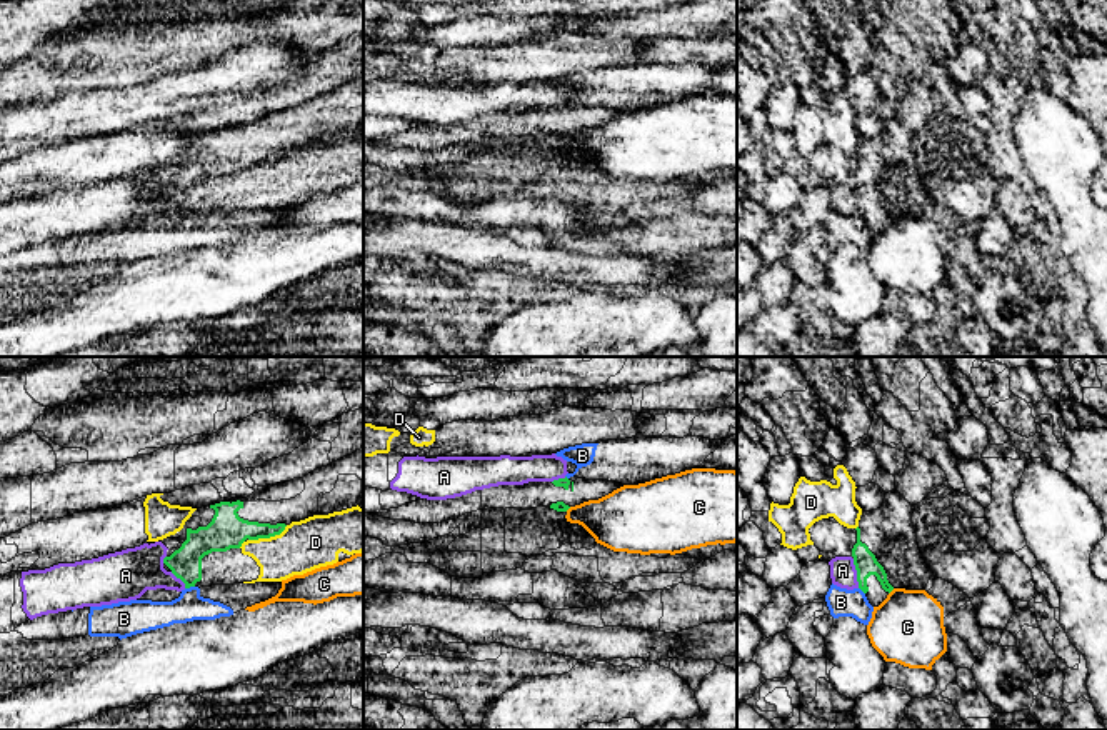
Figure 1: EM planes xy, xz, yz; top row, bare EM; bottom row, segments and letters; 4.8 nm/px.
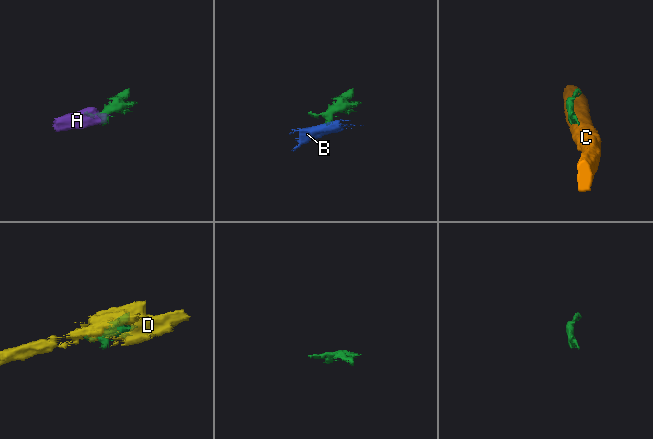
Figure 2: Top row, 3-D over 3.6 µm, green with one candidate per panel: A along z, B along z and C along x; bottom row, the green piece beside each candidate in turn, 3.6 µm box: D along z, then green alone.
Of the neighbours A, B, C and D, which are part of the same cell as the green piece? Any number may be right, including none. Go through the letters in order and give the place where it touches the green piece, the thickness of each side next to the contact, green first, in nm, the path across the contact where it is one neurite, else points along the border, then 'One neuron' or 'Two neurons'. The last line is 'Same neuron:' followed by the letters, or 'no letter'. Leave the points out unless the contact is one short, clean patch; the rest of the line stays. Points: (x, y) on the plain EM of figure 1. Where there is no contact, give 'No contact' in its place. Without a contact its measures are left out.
A: Touches green at yz (857, 200). Thickness 110 nm (green) against 130 nm. Boundary: yz (852, 185), (859, 214). Two neurons
B: Touches green at xy (189, 214). Thickness 160 nm (green) against 150 nm. Boundary: xy (194, 212), (185, 215). Two neurons
C: Touches green at yz (891, 217). Thickness 110 nm (green) against 360 nm. Boundary: yz (894, 215), (889, 220). Two neurons
D: Touches green at xy (267, 164). Thickness 180 nm (green) against 240 nm. Two neurons
Same neuron: no letter

